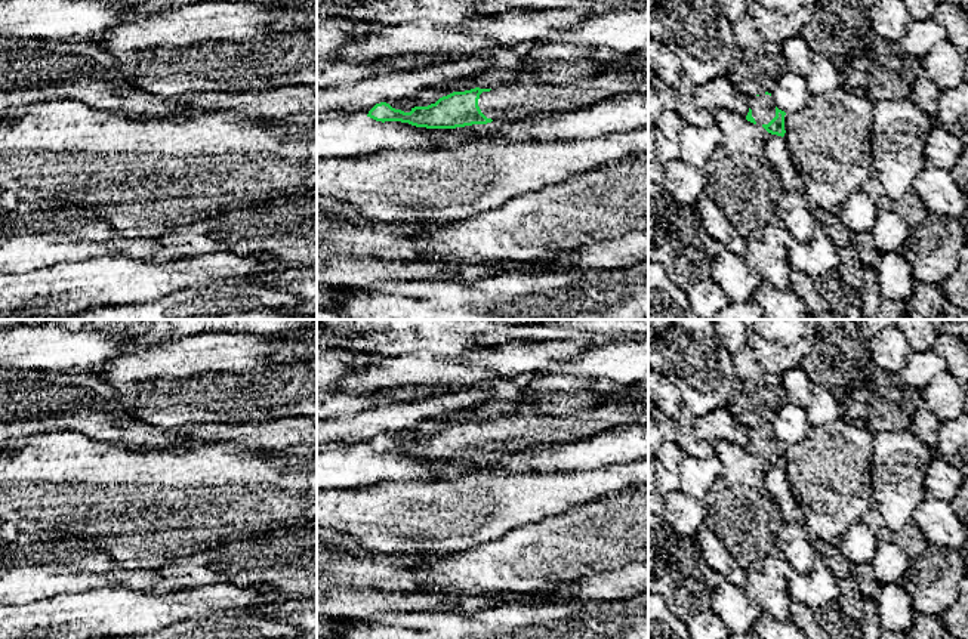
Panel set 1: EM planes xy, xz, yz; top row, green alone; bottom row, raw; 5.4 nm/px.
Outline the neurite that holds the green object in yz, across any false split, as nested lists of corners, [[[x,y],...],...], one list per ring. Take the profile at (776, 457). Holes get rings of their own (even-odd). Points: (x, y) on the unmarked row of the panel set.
[[[771,425],[749,427],[749,444],[746,451],[762,457],[768,464],[784,467],[784,447],[786,444],[779,441],[771,429]]]

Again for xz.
[[[631,385],[616,388],[616,390],[617,393],[605,401],[573,413],[559,416],[512,413],[493,422],[475,419],[465,423],[453,423],[428,438],[414,438],[410,444],[395,441],[389,435],[380,433],[369,442],[367,448],[382,454],[401,453],[426,460],[456,460],[491,453],[521,451],[536,445],[577,441],[620,425],[648,423],[648,385]]]

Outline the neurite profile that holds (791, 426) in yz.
[[[787,401],[777,413],[771,429],[786,445],[804,441],[811,429],[807,410]]]

